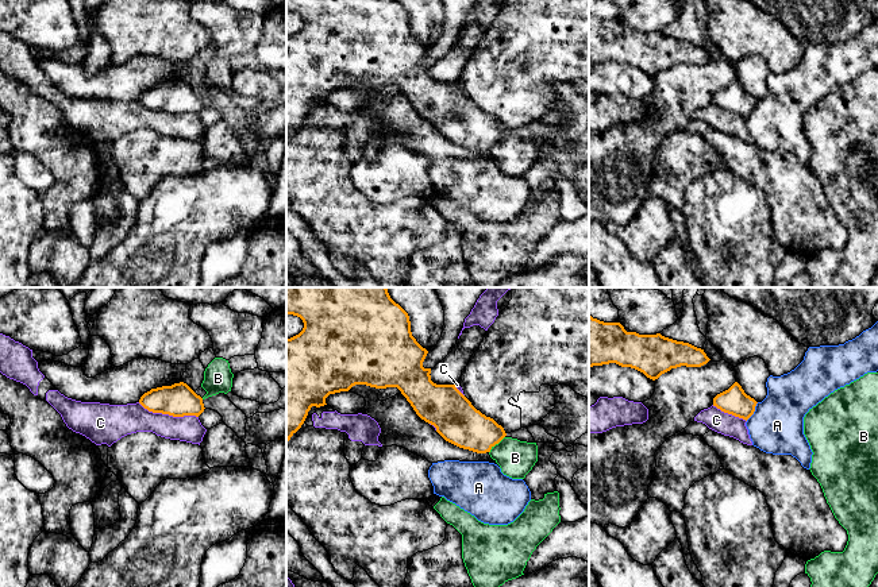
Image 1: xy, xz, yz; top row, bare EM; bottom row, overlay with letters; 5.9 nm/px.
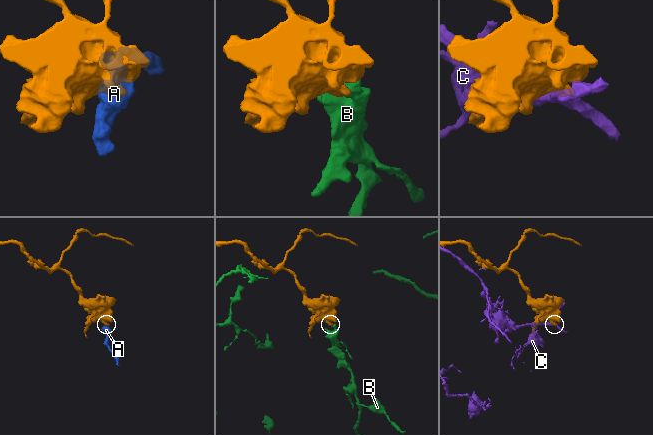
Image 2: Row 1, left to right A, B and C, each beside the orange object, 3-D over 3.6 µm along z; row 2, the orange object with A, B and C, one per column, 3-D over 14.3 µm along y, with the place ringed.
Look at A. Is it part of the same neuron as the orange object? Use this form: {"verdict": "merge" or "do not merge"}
{"verdict": "do not merge"}

